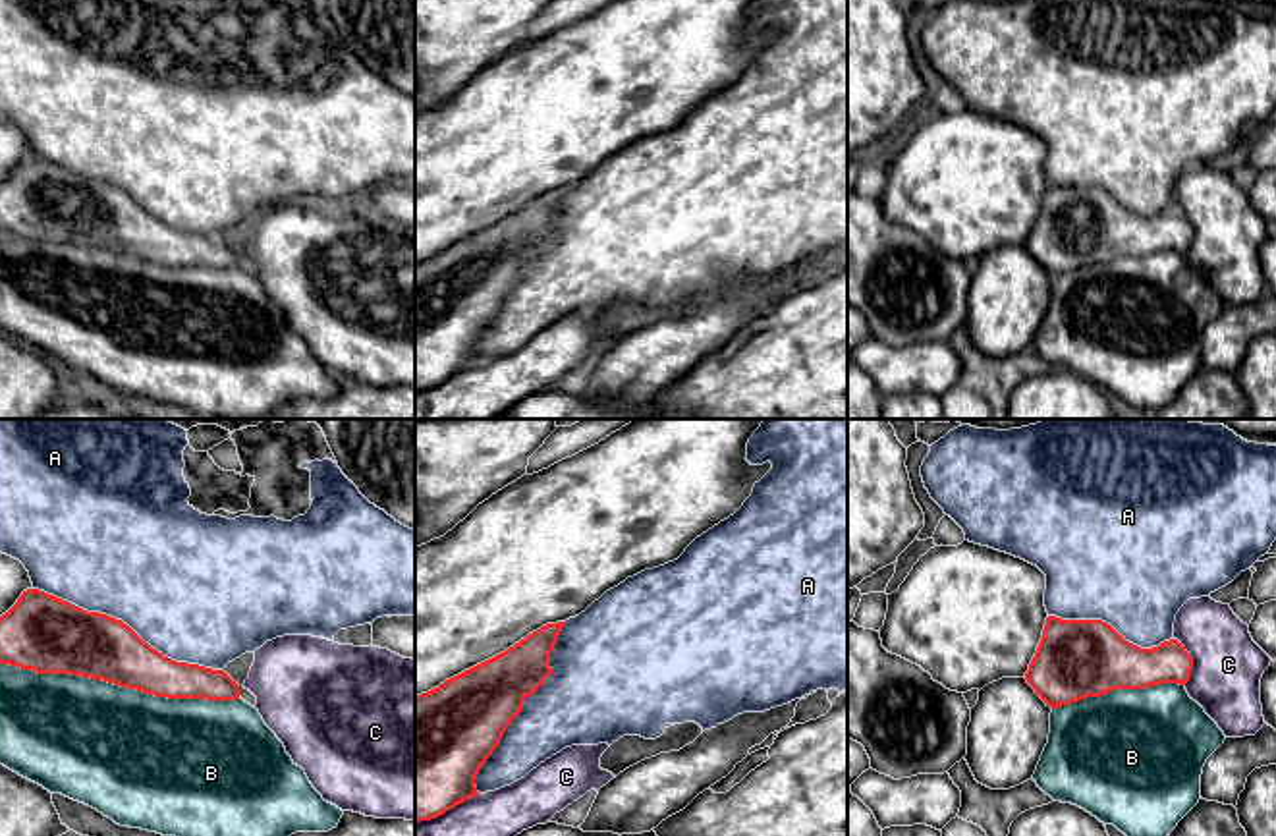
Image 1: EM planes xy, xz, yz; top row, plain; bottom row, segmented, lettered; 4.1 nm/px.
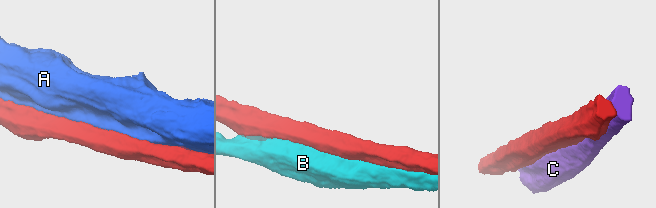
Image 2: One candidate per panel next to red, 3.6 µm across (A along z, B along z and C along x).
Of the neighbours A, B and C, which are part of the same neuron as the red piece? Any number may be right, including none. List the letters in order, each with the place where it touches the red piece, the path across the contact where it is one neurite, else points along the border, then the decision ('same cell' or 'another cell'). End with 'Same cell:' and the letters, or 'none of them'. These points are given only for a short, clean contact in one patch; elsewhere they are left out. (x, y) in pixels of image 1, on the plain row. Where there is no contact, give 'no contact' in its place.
A: meets red in xy at (126, 192); another cell
B: meets red in xy at (120, 253); another cell
C: meets red in xz at (446, 377); another cell
Same cell: none of them

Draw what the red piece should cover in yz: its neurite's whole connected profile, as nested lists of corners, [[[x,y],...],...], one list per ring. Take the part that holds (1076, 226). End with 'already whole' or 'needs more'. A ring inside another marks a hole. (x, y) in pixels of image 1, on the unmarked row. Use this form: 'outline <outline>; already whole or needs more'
outline [[[1048,183],[1025,247],[1058,276],[1114,257],[1185,253],[1191,237],[1193,226],[1178,207],[1141,216],[1102,187]]]; already whole

